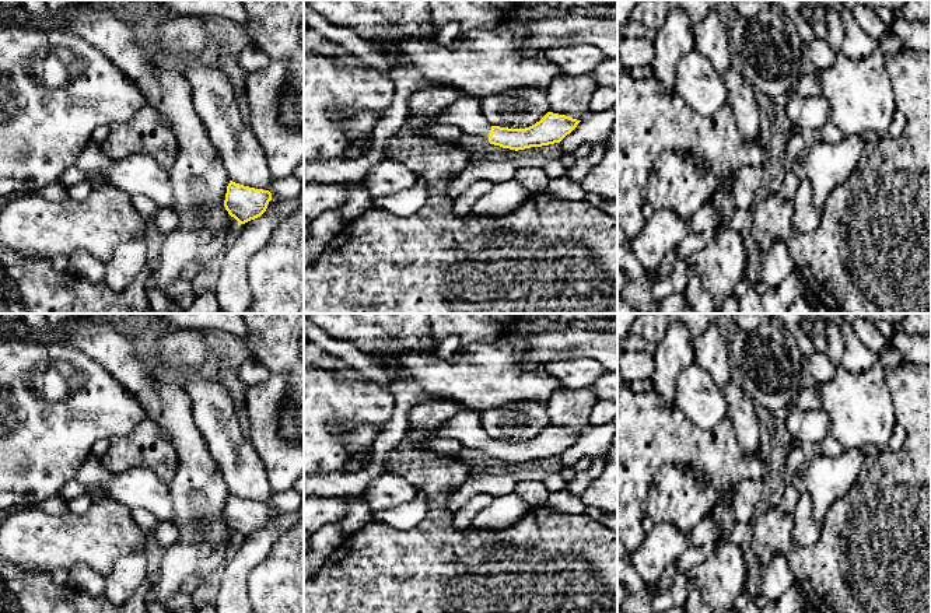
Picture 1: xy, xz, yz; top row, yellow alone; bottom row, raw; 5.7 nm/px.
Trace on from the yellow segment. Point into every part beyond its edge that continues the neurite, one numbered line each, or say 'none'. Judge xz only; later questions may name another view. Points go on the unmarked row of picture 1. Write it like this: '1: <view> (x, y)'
1: xz (465, 427)

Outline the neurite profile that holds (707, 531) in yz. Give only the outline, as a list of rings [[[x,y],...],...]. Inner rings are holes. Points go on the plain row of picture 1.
[[[707,515],[687,536],[692,544],[707,544],[714,543],[718,537],[718,533],[720,528],[717,521],[711,515]]]

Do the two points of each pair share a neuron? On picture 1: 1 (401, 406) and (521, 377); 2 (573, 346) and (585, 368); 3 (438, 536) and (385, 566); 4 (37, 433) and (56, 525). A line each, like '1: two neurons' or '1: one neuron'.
1: one neuron
2: two neurons
3: one neuron
4: two neurons

